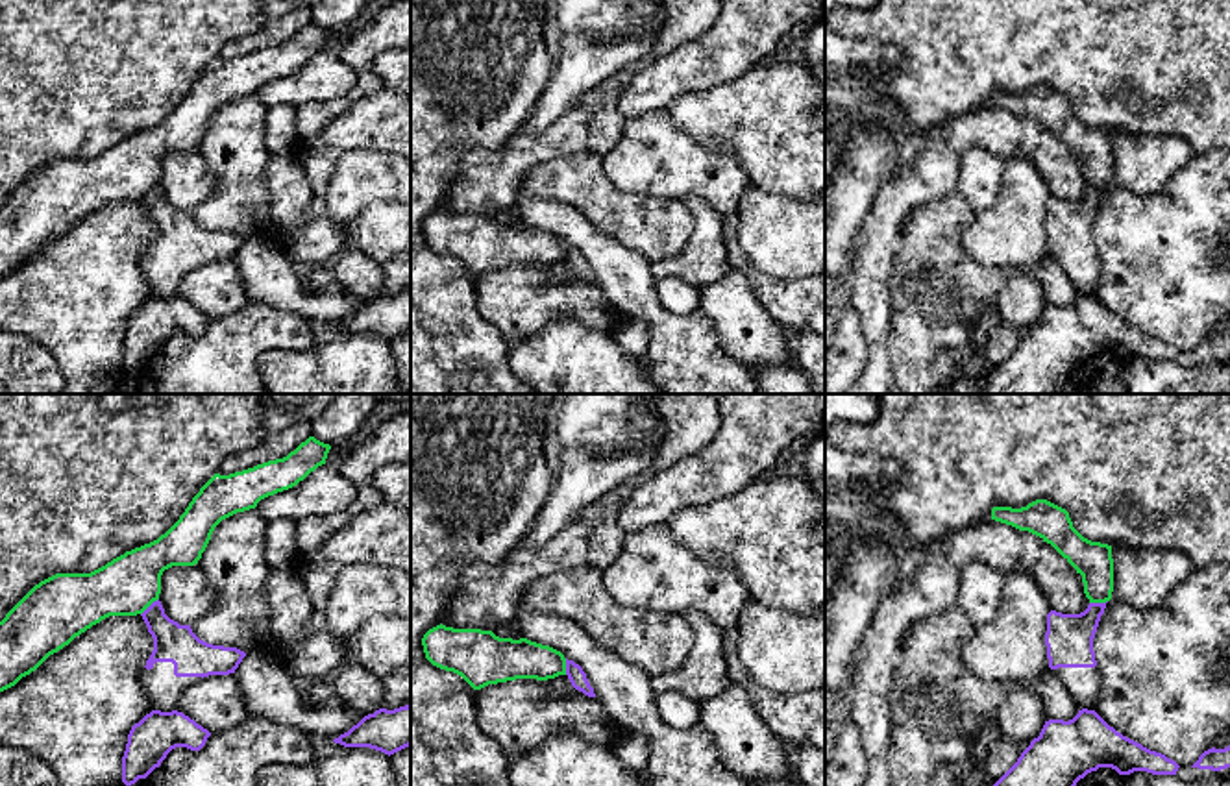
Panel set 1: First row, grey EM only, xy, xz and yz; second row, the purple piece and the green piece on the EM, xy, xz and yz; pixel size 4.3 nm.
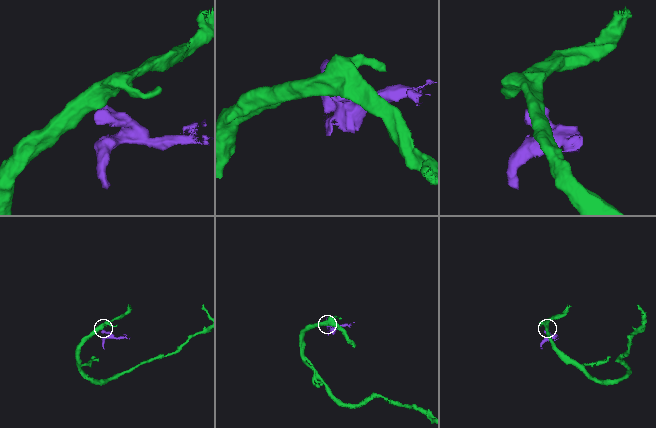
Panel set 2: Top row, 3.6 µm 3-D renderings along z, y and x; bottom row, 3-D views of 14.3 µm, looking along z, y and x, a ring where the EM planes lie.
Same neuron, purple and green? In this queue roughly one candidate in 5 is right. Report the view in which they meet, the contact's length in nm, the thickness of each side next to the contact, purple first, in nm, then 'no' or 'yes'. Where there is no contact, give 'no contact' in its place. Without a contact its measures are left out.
xy | 110 nm | 170/260 nm | no

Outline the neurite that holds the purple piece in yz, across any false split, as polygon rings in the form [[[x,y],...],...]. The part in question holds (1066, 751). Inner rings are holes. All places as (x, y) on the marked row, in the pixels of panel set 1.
[[[1089,603],[1080,614],[1056,610],[1047,614],[1049,668],[1071,692],[1080,710],[1069,721],[1045,721],[1039,736],[993,786],[1076,786],[1099,768],[1112,768],[1119,775],[1134,771],[1176,775],[1182,780],[1230,775],[1230,745],[1212,747],[1191,768],[1184,768],[1123,736],[1093,710],[1101,692],[1093,638],[1104,608],[1106,603]]]

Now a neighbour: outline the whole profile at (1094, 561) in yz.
[[[1047,499],[1021,509],[993,507],[991,520],[1028,531],[1051,544],[1082,575],[1089,603],[1106,603],[1113,592],[1112,546],[1084,538],[1069,512]]]

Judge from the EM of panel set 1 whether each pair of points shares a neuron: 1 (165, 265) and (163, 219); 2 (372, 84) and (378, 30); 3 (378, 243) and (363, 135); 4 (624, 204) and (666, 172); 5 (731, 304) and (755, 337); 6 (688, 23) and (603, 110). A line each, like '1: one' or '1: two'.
1: one
2: one
3: two
4: two
5: one
6: one

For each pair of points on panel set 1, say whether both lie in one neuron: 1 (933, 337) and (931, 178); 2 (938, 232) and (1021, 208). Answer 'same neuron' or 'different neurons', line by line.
1: different neurons
2: different neurons

